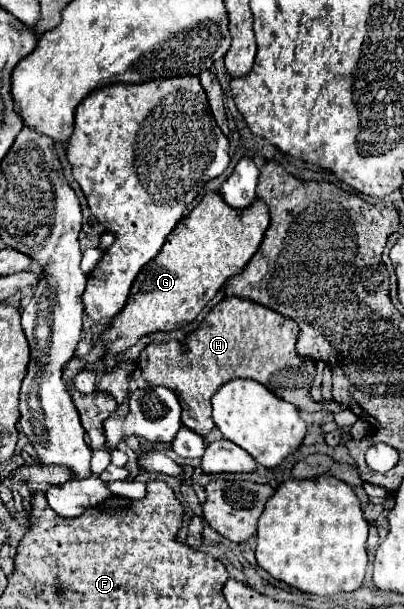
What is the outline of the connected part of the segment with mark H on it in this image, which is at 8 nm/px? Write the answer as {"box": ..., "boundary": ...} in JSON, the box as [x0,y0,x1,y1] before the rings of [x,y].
{"box":[139,297,321,435],"boundary":[[[225,297],[221,299],[205,317],[201,327],[185,337],[185,341],[165,341],[165,343],[149,343],[141,355],[139,355],[139,367],[143,371],[143,377],[149,385],[163,385],[175,391],[175,395],[181,401],[183,415],[181,423],[193,429],[199,435],[207,435],[215,423],[211,419],[211,395],[227,381],[243,377],[243,379],[255,379],[257,383],[265,385],[269,391],[273,391],[277,397],[293,403],[301,411],[321,411],[321,403],[315,403],[309,395],[311,383],[317,375],[317,363],[311,357],[301,357],[295,349],[299,337],[299,325],[283,317],[281,313],[275,313],[251,299],[241,299],[241,297]]]}

